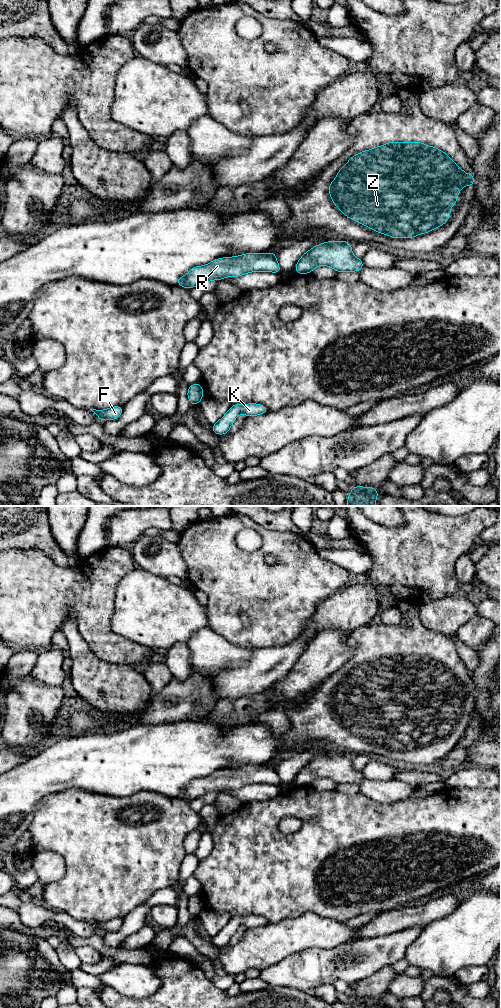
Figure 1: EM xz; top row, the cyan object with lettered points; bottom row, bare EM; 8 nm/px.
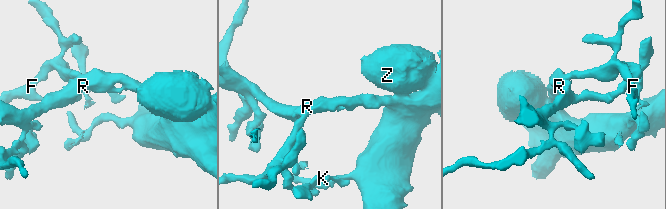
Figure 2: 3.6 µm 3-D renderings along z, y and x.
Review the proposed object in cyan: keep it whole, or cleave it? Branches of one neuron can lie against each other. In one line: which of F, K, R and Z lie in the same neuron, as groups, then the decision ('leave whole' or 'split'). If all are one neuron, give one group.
groups F R / K Z; split

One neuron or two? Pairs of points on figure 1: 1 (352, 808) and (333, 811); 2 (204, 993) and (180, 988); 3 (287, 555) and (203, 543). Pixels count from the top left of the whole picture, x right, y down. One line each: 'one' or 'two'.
1: one
2: one
3: one

